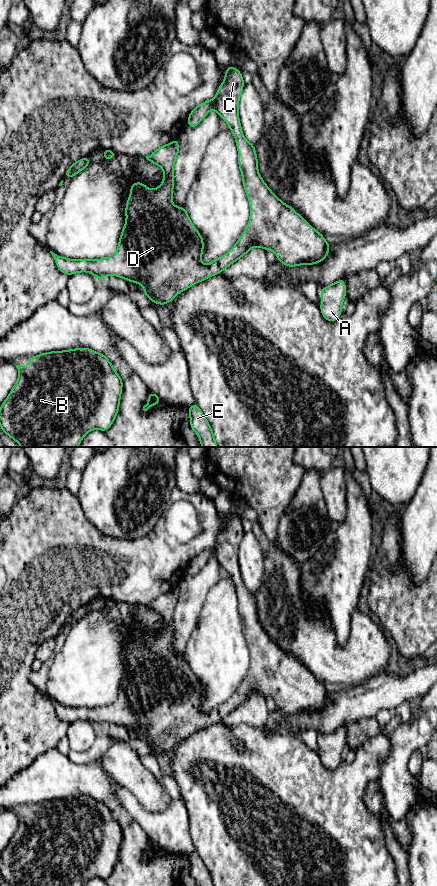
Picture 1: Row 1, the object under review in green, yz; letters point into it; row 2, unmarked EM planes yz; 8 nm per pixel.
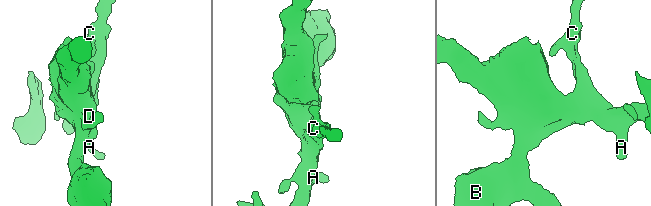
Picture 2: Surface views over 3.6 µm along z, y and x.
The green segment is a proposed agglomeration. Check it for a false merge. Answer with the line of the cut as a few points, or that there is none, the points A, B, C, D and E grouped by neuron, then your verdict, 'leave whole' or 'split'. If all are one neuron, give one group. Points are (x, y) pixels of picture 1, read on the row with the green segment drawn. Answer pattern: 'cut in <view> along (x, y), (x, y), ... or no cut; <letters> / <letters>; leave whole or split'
no cut; A B C D E; leave whole

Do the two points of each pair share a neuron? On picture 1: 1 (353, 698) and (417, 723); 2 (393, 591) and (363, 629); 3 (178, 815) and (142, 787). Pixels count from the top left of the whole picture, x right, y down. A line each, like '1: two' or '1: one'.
1: two
2: two
3: two

